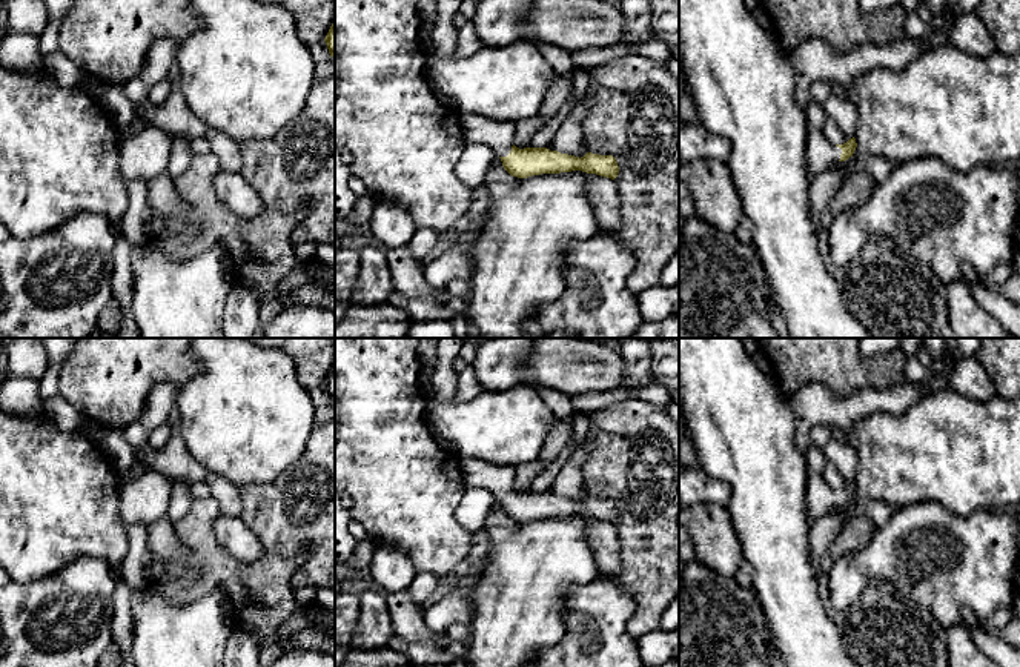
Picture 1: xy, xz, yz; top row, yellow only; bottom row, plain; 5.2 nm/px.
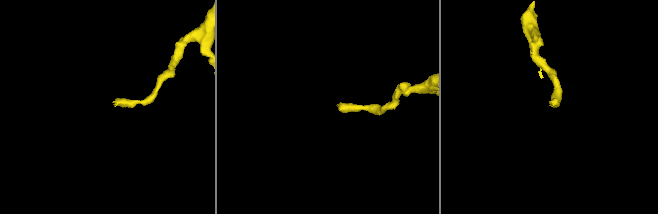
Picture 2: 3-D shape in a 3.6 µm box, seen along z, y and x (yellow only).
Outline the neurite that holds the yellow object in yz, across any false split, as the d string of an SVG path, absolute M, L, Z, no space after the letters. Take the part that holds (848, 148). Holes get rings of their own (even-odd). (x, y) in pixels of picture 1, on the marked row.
M808 129L806 164L810 178L828 171L833 164L853 157L857 148L856 138L843 144L831 144L822 129Z

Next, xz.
M461 115L459 123L467 141L478 141L492 148L501 158L504 169L518 178L582 171L614 180L619 174L619 166L613 155L587 152L579 158L547 148L519 149L513 144L516 132L515 121Z

